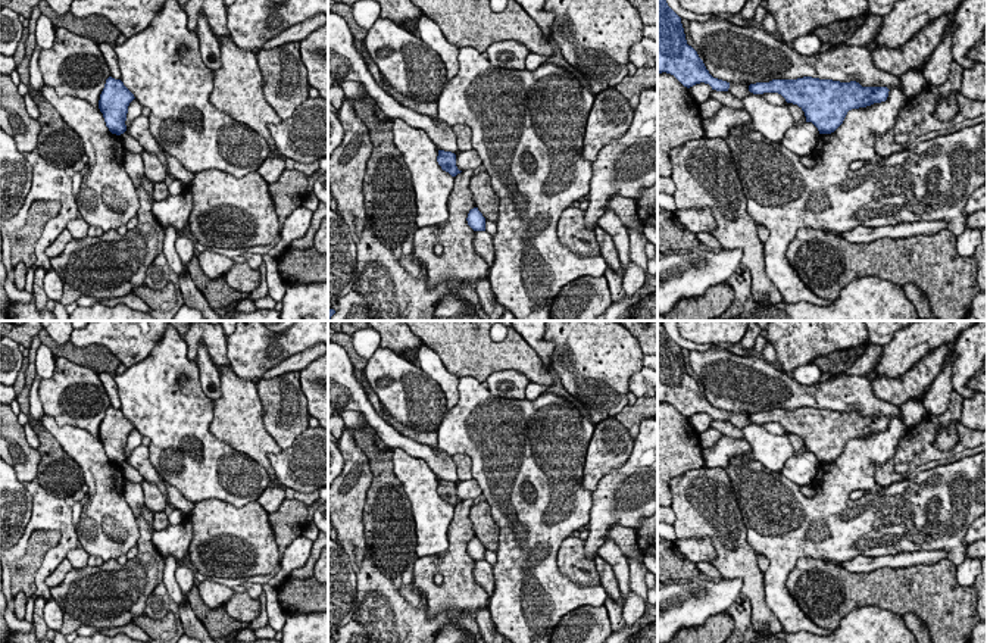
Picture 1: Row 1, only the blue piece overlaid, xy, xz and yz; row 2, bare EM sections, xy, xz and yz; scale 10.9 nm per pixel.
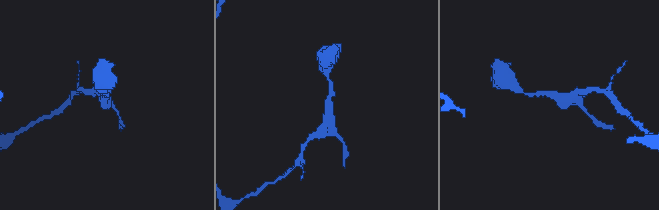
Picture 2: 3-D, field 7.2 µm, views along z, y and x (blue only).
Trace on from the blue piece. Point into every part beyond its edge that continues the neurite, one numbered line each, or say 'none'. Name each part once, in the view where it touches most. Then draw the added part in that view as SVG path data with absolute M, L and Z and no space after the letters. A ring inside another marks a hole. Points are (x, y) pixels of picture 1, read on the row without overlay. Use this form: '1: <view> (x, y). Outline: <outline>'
none

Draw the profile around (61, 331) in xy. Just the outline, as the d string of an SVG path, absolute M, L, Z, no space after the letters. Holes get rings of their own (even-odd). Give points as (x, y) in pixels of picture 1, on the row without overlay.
M38 321L49 335L59 344L69 341L74 331L72 321Z

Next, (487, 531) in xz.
M487 500L474 505L469 516L475 537L482 543L485 550L497 552L500 527L493 521L491 508Z

